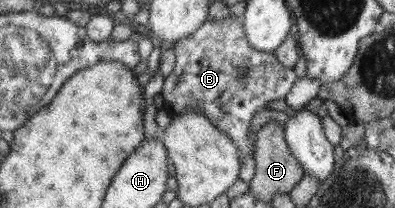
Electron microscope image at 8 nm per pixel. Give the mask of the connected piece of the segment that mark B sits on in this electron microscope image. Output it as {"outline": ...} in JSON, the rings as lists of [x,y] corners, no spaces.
{"outline":[[[237,17],[219,19],[219,22],[213,22],[208,18],[189,38],[179,40],[172,49],[177,60],[173,72],[164,78],[161,94],[163,109],[173,118],[183,110],[193,108],[195,112],[205,115],[221,132],[224,132],[237,145],[240,155],[244,156],[249,152],[254,154],[256,134],[247,137],[251,119],[258,111],[267,108],[269,102],[287,97],[298,78],[294,70],[281,66],[274,54],[251,48],[245,38],[240,18]]]}

